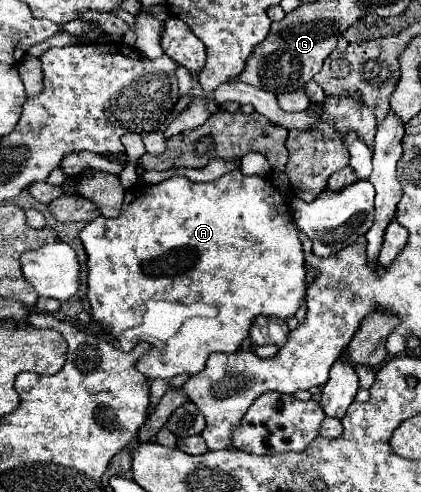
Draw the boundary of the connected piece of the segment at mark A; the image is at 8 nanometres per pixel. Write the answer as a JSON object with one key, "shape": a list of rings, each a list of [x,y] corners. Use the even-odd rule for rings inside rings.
{"shape":[[[235,169],[227,175],[223,175],[221,179],[209,181],[209,183],[191,183],[185,177],[171,177],[157,185],[139,183],[131,189],[133,191],[125,193],[125,203],[121,207],[119,217],[115,217],[115,219],[97,217],[85,225],[85,229],[81,231],[79,237],[89,255],[89,259],[87,259],[87,269],[89,269],[87,299],[91,303],[93,319],[120,342],[120,348],[125,352],[131,351],[141,341],[154,346],[154,349],[135,363],[135,367],[145,377],[171,379],[171,377],[183,375],[183,373],[185,375],[199,373],[205,369],[205,361],[211,353],[235,353],[241,347],[243,339],[249,335],[249,329],[257,315],[267,315],[267,317],[277,317],[277,319],[295,317],[295,313],[299,311],[299,307],[305,301],[305,291],[307,291],[305,259],[303,259],[303,249],[301,249],[301,243],[297,237],[299,231],[289,213],[289,205],[285,203],[285,199],[279,195],[279,191],[273,187],[273,183],[269,179],[257,177],[257,175],[245,177],[245,175],[241,175],[239,169]]]}

